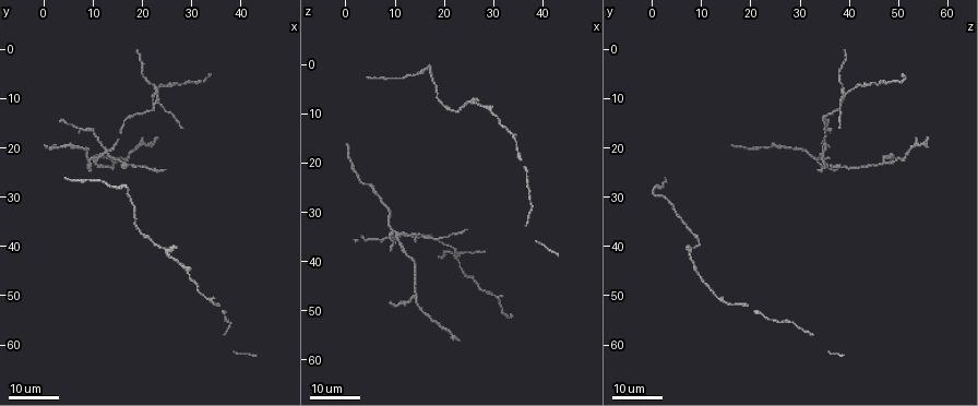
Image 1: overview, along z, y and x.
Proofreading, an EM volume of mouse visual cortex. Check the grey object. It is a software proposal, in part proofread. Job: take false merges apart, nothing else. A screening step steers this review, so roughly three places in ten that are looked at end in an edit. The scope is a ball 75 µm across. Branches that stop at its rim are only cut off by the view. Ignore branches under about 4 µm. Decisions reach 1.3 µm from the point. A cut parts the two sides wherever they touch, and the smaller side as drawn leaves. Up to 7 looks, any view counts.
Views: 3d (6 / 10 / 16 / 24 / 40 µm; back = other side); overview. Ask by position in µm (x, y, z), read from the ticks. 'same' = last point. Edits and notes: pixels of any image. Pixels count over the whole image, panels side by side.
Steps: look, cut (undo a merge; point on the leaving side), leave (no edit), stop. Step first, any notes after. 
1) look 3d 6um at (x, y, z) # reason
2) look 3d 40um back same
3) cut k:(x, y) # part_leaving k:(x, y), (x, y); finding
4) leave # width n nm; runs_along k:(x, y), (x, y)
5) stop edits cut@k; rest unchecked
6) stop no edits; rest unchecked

look 3d 24um at (13.0, 20.5, 34.5) # thin arm on a thick one

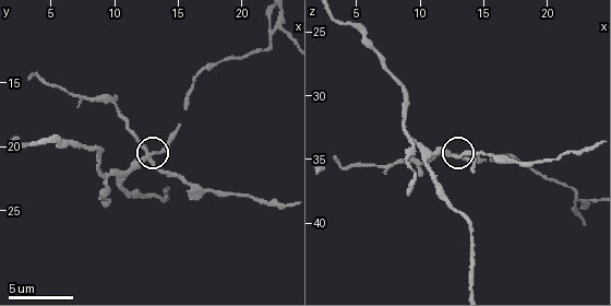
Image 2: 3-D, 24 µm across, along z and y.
look 3d 6um at (12.8, 20.6, 34.8)

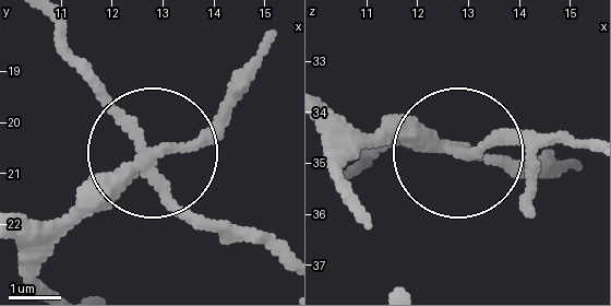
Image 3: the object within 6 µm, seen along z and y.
cut 3:(201, 222) # part_leaving 3:(146, 162), (63, 22); a second neuron is stuck on

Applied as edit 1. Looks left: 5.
look 3d 24um at (14.0, 22.5, 47.0) # three-way junction

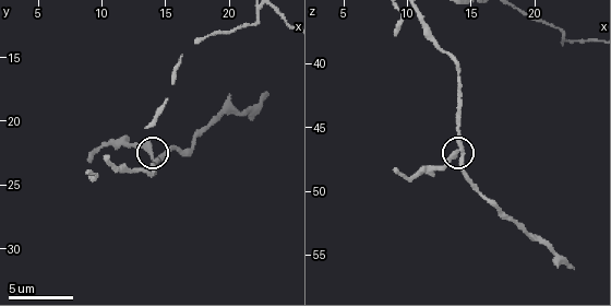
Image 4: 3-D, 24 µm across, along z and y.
look 3d 6um at (13.8, 22.4, 47.2) # zoom in

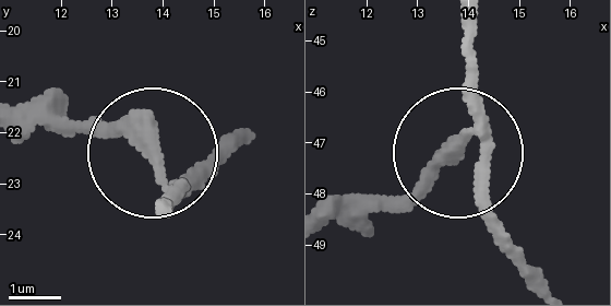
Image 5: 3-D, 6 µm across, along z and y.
cut 5:(118, 137) # width 280 nm; part_leaving 5:(160, 174), (134, 144), (30, 127); a second neuron is stuck on

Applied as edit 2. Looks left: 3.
look overview # see it whole again

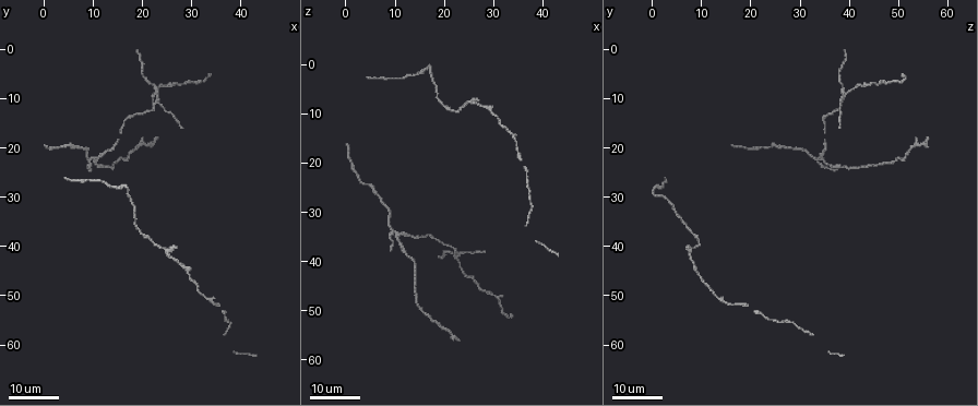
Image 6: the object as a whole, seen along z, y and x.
look 3d 16um at (9.0, 22.5, 33.0)

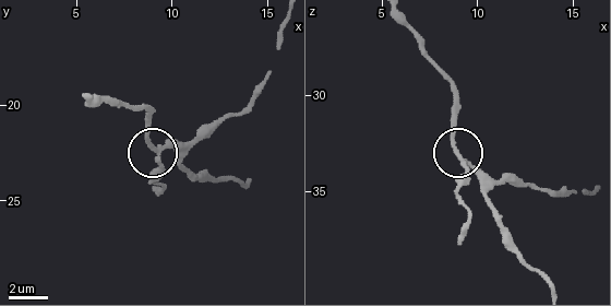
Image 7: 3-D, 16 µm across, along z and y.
look 3d 6um at (9.3, 22.6, 33.4) # closer look

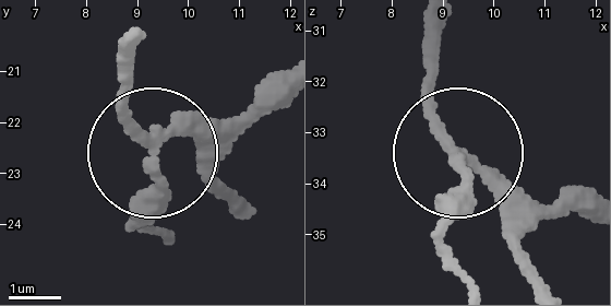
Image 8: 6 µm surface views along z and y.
cut 8:(145, 218) # width 200 nm; a second neuron is stuck on

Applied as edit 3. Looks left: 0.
stop edits cut@3, cut@5, cut@8; rest unchecked

